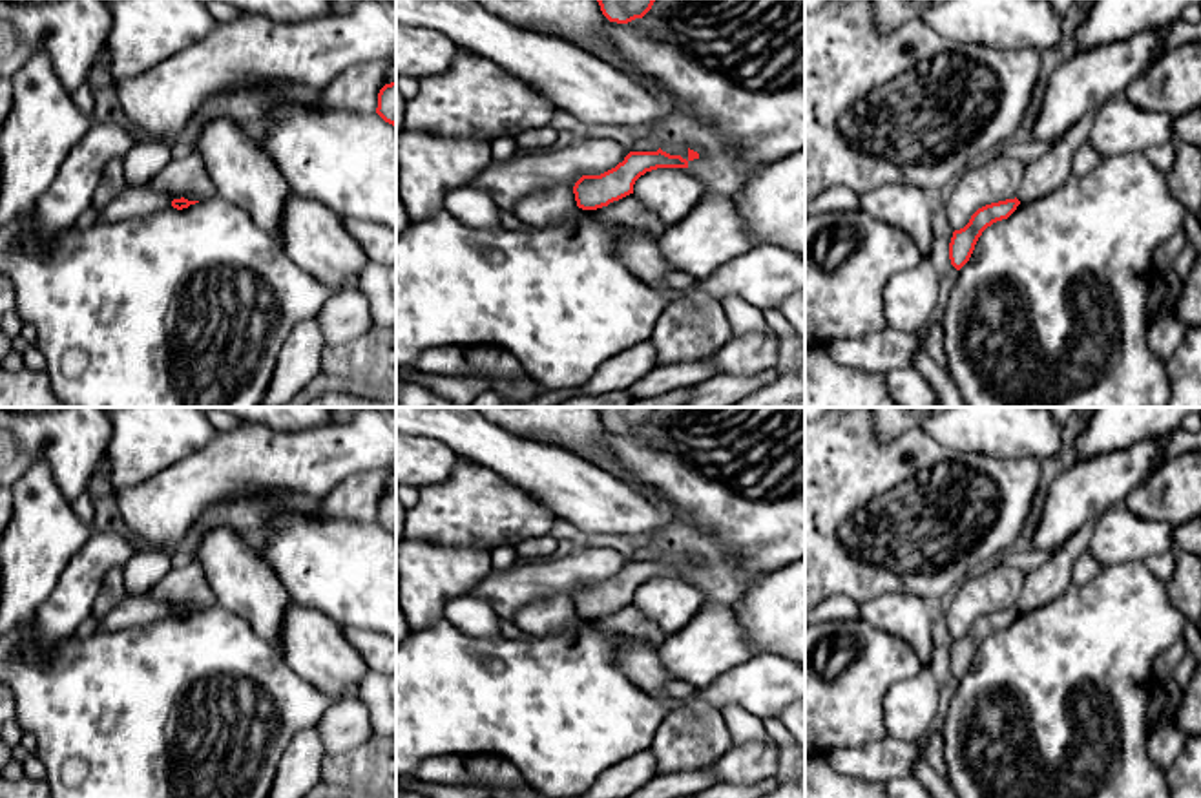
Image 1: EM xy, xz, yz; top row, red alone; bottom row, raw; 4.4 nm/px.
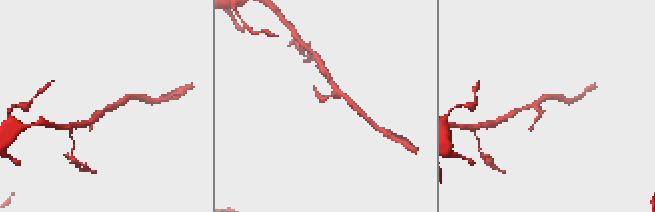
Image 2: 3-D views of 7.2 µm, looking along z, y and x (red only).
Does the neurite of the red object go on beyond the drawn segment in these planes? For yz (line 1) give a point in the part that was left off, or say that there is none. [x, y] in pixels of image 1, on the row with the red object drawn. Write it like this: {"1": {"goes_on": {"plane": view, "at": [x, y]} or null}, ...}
{"1": {"goes_on": null}}

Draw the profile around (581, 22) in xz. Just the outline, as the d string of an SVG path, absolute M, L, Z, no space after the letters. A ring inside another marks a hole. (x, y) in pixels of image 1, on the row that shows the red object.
M476 0L486 9L513 24L548 31L580 46L584 51L624 68L613 42L606 35L606 16L597 0Z

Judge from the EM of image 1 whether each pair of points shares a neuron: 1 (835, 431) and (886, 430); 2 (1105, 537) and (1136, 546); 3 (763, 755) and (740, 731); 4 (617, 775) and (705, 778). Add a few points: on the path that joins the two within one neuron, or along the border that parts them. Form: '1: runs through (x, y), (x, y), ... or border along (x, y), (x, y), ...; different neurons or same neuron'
1: border along (917, 426), (887, 440), (878, 440), (873, 433); different neurons
2: runs through (1112, 537), (1128, 539); same neuron
3: border along (723, 713), (734, 744), (760, 744), (771, 738); different neurons
4: runs through (639, 775), (657, 771), (665, 778), (683, 778); same neuron

